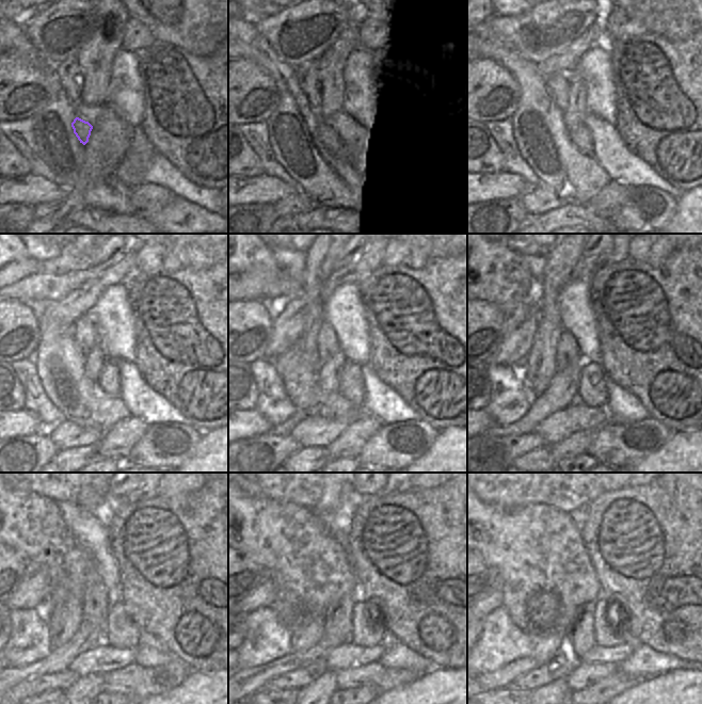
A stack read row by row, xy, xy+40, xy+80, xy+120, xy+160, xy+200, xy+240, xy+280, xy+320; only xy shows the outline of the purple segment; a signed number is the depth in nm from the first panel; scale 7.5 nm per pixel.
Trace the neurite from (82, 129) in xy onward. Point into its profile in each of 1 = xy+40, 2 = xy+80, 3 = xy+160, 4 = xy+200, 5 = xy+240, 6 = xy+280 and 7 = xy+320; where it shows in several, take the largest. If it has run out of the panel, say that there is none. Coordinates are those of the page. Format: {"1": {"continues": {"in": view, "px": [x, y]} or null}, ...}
{"1": {"continues": {"in": "xy+40", "px": [331, 142]}}, "2": {"continues": {"in": "xy+80", "px": [580, 136]}}, "3": {"continues": {"in": "xy+160", "px": [351, 387]}}, "4": {"continues": {"in": "xy+200", "px": [592, 392]}}, "5": {"continues": {"in": "xy+240", "px": [121, 632]}}, "6": {"continues": {"in": "xy+280", "px": [365, 633]}}, "7": {"continues": {"in": "xy+320", "px": [606, 633]}}}

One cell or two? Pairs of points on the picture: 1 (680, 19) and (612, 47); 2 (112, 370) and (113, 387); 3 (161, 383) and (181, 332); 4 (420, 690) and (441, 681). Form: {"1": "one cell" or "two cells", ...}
{"1": "two cells", "2": "one cell", "3": "one cell", "4": "one cell"}

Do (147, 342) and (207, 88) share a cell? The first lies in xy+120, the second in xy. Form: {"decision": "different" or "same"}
{"decision": "same"}

